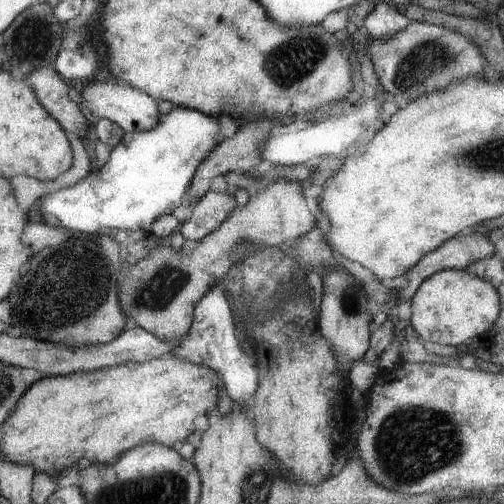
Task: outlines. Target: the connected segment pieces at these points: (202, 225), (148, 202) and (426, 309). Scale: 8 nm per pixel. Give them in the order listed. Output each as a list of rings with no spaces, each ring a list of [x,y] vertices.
[[[211,189],[199,200],[190,219],[180,224],[179,231],[186,240],[199,242],[217,230],[228,214],[238,206],[238,200],[228,192],[214,192]]]
[[[174,106],[168,114],[161,114],[152,130],[124,132],[119,143],[110,149],[110,159],[98,172],[90,172],[76,184],[37,199],[42,204],[42,219],[56,220],[56,225],[84,234],[104,234],[105,230],[152,232],[152,226],[160,216],[170,215],[182,205],[182,196],[192,183],[194,174],[215,148],[214,134],[218,134],[218,118],[202,114],[202,111]]]
[[[446,269],[424,280],[412,302],[409,324],[426,342],[458,347],[463,343],[488,333],[501,315],[501,297],[498,290],[484,278],[474,276],[464,269]]]

